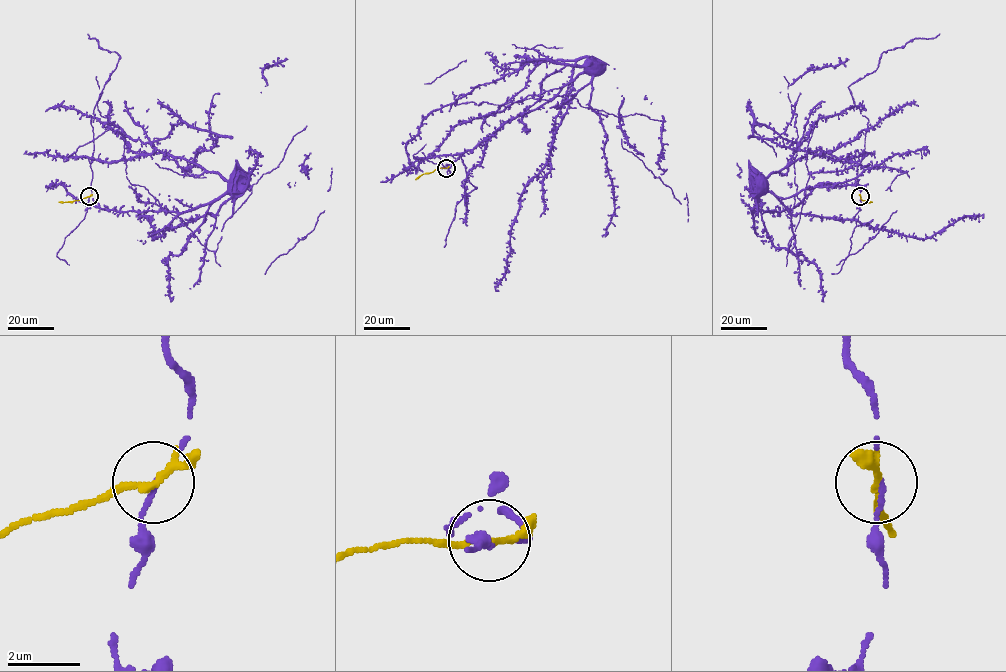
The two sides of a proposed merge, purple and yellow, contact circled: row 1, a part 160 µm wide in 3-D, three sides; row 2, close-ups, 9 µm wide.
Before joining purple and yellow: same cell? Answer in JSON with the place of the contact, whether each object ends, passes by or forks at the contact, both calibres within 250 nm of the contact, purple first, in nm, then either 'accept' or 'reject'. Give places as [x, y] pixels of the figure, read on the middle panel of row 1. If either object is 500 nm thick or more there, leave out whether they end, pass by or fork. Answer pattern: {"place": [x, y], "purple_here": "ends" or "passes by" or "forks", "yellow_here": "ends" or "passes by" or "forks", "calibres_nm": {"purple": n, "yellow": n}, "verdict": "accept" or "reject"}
{"place": [446, 168], "purple_here": "passes by", "yellow_here": "passes by", "calibres_nm": {"purple": 90, "yellow": 170}, "verdict": "reject"}

